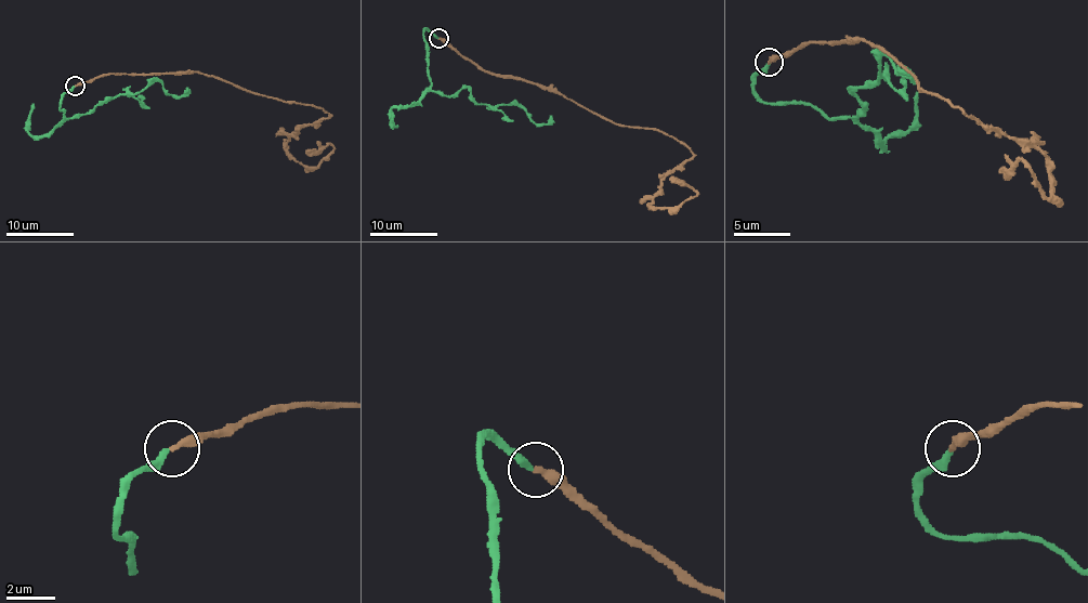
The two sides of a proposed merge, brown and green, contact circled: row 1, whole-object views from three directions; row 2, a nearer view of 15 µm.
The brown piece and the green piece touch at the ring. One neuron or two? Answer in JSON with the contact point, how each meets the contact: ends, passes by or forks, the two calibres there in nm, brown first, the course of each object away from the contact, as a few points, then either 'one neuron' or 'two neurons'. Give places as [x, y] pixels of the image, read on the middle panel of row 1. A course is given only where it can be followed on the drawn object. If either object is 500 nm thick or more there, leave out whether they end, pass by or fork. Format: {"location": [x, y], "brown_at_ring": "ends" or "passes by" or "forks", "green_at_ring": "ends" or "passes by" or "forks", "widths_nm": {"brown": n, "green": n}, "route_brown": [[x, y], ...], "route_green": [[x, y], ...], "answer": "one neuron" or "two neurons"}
{"location": [438, 38], "brown_at_ring": "ends", "green_at_ring": "ends", "widths_nm": {"brown": 320, "green": 280}, "route_brown": [[438, 39], [486, 70], [678, 139], [693, 156], [651, 207], [697, 193], [669, 178]], "route_green": [[438, 39], [424, 28], [433, 90], [456, 94], [466, 88], [477, 103], [523, 108], [537, 123], [552, 115]], "answer": "one neuron"}

